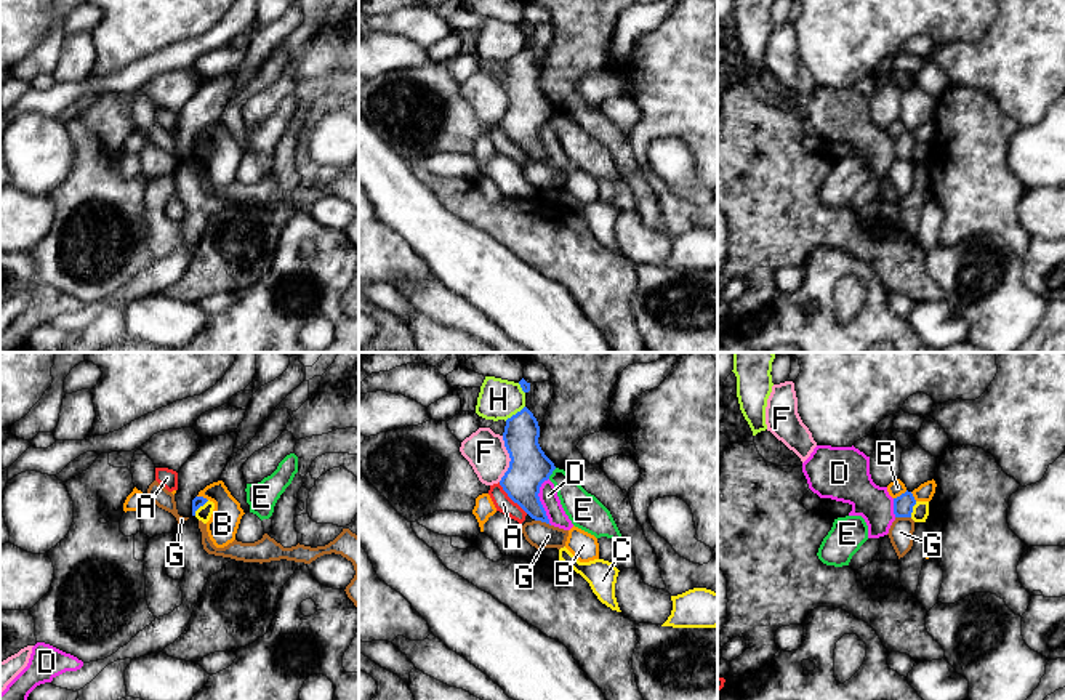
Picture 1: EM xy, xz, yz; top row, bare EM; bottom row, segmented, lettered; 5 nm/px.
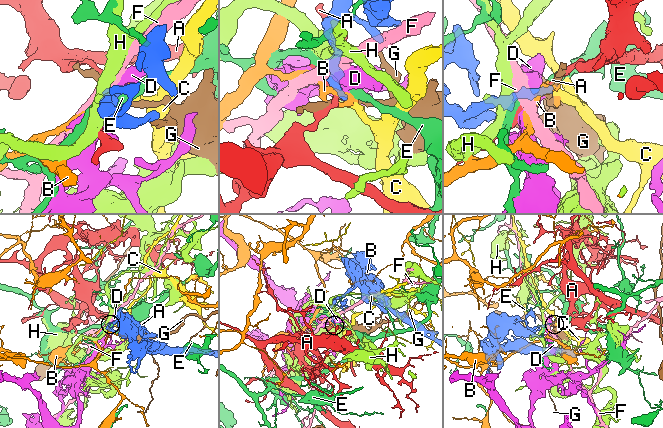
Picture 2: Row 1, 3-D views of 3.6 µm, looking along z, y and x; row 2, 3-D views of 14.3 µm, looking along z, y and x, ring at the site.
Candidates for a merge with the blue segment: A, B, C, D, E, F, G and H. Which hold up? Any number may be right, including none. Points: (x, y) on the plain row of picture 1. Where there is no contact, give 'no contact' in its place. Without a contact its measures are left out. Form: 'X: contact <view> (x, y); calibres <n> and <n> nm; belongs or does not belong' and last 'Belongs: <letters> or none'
A: contact xz (511, 140); calibres 200 and 90 nm; does not belong
B: contact yz (902, 135); calibres 100 and 80 nm; does not belong
C: contact xy (200, 146); calibres 60 and 80 nm; does not belong
D: contact xz (540, 143); calibres 200 and 100 nm; does not belong
E: contact xz (551, 114); calibres 200 and 170 nm; does not belong
F: contact xz (510, 98); calibres 200 and 200 nm; does not belong
G: contact xz (543, 162); calibres 190 and 130 nm; does not belong
H: contact xz (516, 55); calibres 180 and 200 nm; does not belong
Belongs: none

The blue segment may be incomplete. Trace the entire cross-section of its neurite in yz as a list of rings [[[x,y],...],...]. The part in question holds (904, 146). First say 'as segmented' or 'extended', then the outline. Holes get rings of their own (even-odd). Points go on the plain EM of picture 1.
as segmented; [[[905,133],[900,138],[894,139],[894,155],[895,159],[911,159],[913,147],[916,141],[911,133]]]

